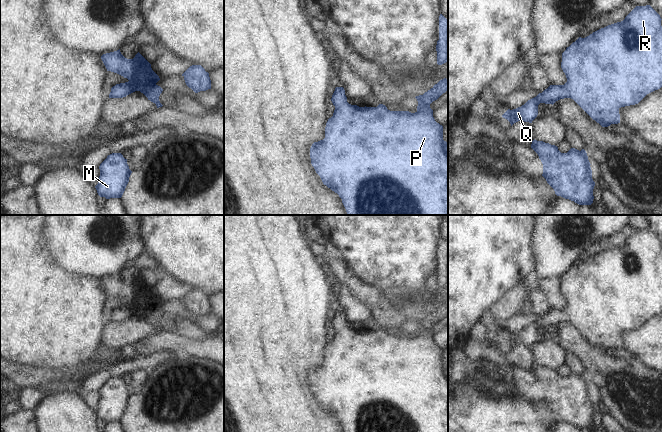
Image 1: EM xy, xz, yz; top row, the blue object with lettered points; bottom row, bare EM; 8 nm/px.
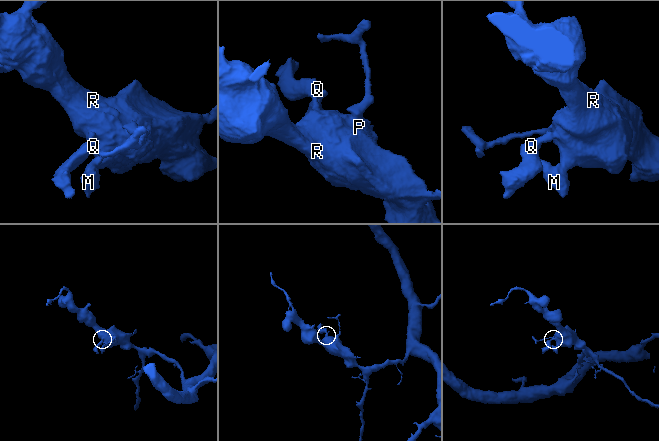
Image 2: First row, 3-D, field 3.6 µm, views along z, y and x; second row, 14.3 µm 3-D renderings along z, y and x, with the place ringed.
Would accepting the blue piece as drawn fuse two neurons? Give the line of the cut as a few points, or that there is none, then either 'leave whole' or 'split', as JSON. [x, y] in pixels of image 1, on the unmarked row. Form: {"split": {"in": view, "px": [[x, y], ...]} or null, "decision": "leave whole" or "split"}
{"split": null, "decision": "leave whole"}

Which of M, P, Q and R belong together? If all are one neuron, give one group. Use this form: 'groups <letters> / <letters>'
groups M P Q R

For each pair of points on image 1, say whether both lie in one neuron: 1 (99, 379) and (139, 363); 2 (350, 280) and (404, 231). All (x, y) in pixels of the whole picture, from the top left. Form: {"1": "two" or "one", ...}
{"1": "one", "2": "two"}

